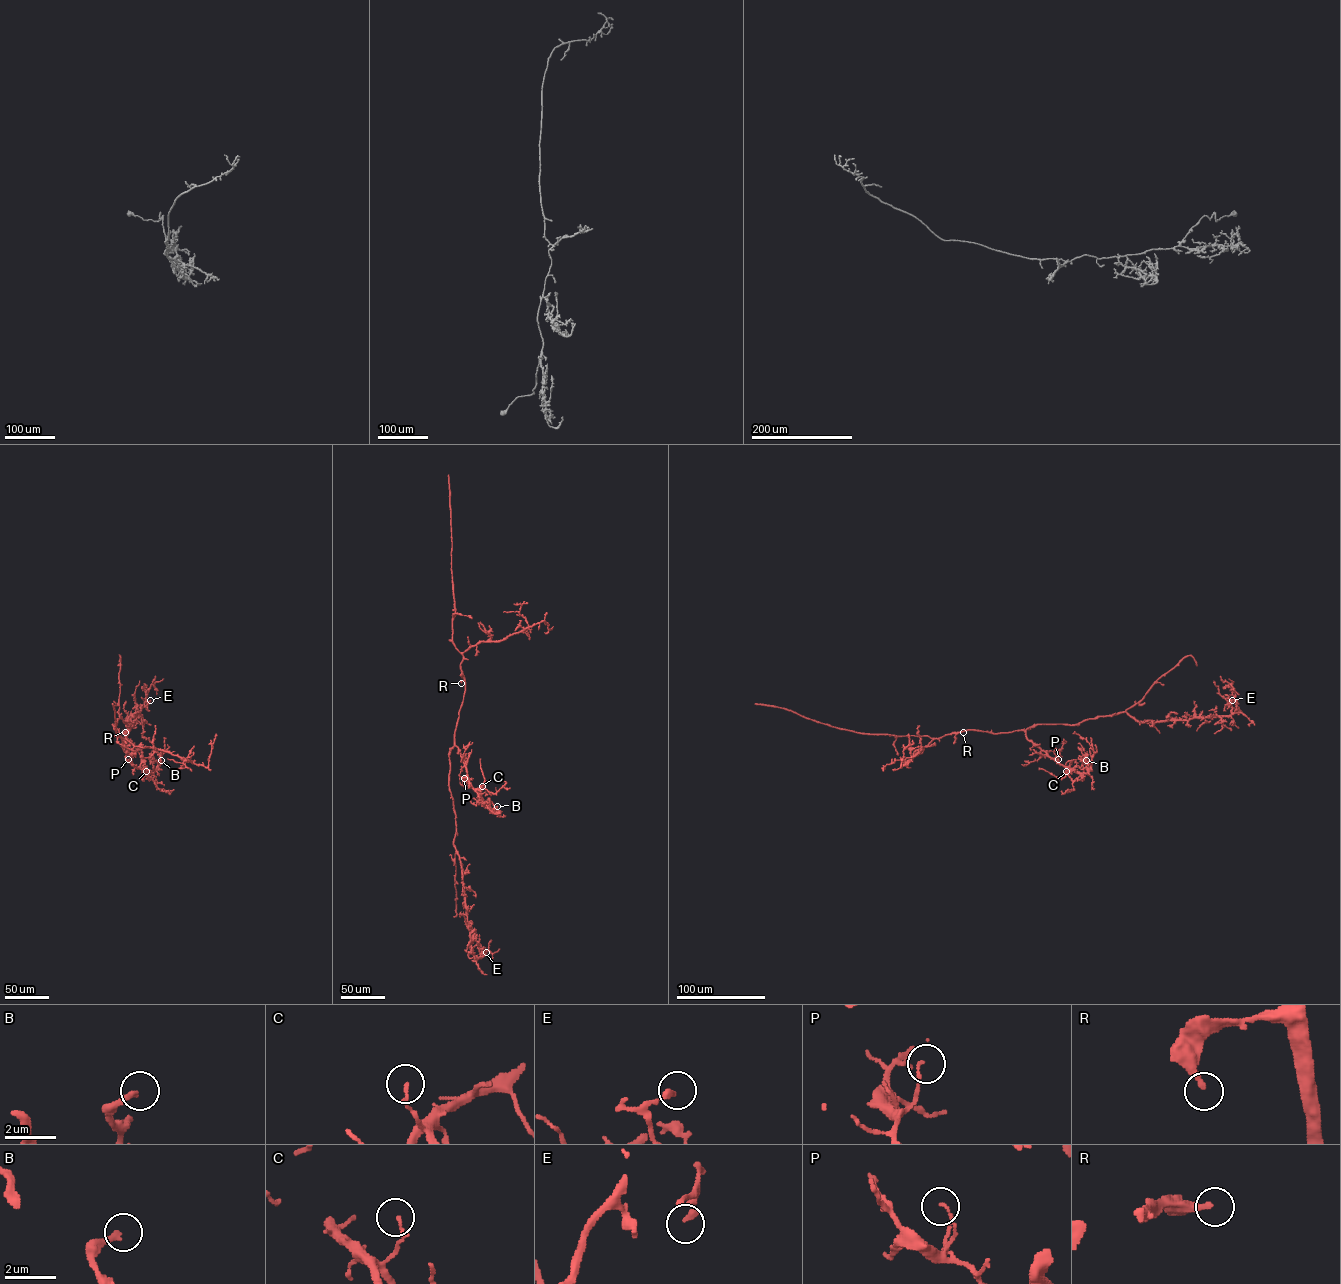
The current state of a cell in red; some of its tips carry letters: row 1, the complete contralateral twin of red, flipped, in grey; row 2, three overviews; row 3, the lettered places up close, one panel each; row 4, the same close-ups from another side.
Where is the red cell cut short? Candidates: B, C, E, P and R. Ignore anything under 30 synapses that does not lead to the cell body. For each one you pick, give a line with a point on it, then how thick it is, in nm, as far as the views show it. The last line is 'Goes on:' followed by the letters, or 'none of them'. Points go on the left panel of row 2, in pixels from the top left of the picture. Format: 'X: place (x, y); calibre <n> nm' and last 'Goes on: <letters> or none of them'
Goes on: none of them

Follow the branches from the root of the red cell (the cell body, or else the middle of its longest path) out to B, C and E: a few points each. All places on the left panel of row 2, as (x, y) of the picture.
B: (118, 730), (135, 766), (146, 773), (152, 773), (161, 760)
C: (118, 730), (132, 764), (146, 771)
E: (118, 730), (113, 724), (119, 718), (117, 712), (126, 722), (150, 700)

